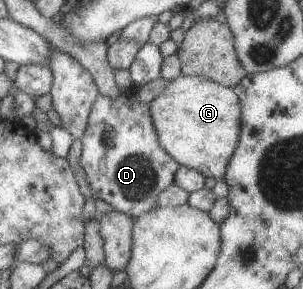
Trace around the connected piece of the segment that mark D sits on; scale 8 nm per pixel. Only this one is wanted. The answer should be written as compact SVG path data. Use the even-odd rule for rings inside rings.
M134 87L121 90L121 94L113 99L101 94L95 98L80 142L82 145L80 166L86 174L92 197L109 203L114 210L132 219L156 207L154 203L157 194L174 182L176 169L180 166L160 146L150 116L150 105L137 101Z

